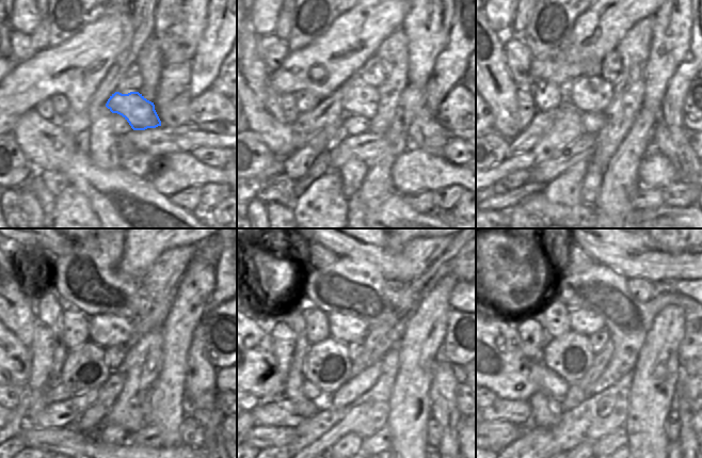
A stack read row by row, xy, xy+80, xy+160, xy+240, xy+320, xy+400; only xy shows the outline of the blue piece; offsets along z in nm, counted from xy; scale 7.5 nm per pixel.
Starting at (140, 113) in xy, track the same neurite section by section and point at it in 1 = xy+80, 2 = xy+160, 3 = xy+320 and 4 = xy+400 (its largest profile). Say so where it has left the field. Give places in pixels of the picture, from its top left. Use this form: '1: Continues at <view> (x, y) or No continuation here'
1: Continues at xy+80 (359, 98)
2: Continues at xy+160 (587, 94)
3: Continues at xy+320 (346, 328)
4: Continues at xy+400 (586, 322).

